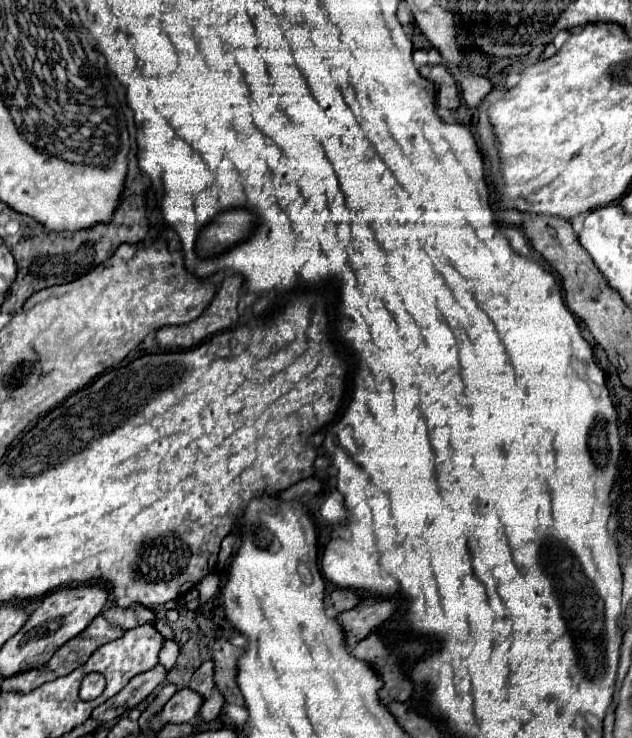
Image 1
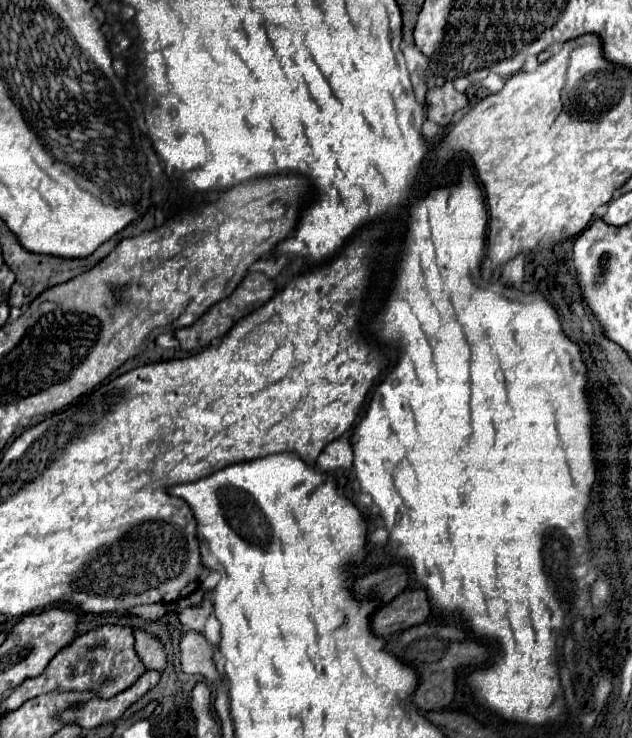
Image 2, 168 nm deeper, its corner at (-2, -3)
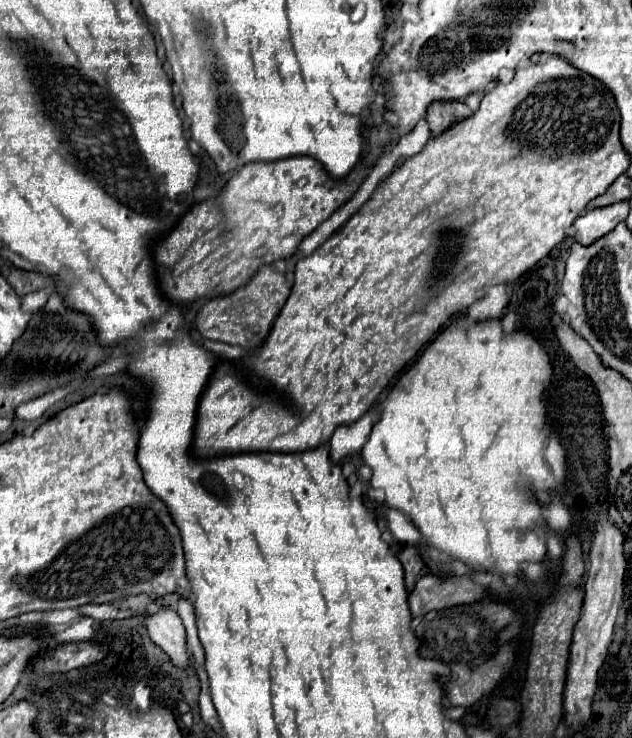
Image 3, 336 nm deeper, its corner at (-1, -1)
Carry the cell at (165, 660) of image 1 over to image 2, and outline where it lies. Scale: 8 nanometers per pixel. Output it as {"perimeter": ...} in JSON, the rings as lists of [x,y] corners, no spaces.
{"perimeter":[[[134,628],[134,638],[136,638],[136,652],[142,660],[142,664],[148,668],[148,670],[158,670],[158,672],[164,672],[166,668],[166,652],[164,652],[164,644],[158,636],[146,632],[146,630],[140,630],[140,628]]]}

